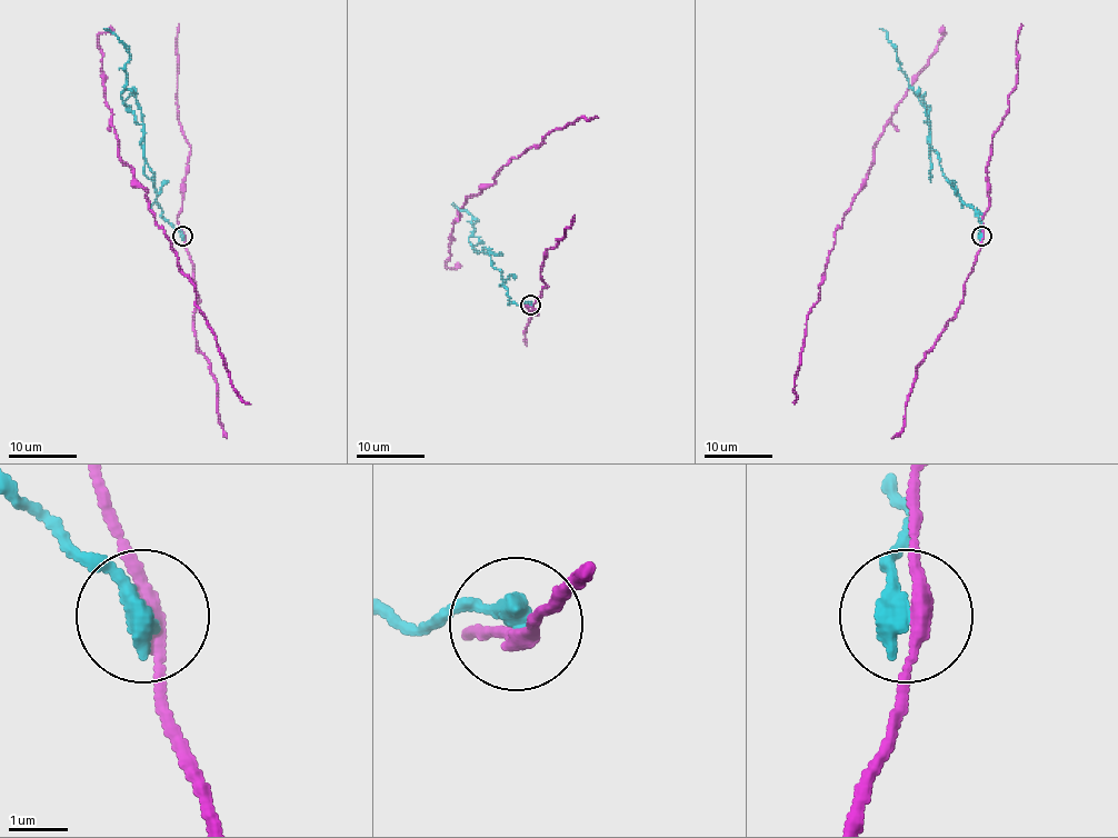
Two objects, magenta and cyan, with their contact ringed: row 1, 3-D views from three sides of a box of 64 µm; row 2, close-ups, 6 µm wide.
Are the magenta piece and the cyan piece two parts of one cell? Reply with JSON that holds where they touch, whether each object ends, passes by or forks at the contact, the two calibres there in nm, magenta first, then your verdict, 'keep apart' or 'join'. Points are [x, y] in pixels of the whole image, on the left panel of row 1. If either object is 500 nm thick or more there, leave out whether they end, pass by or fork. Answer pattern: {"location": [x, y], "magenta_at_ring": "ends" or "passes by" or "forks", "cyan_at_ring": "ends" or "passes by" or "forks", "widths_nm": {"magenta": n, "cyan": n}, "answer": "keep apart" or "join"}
{"location": [182, 236], "magenta_at_ring": "passes by", "cyan_at_ring": "ends", "widths_nm": {"magenta": 280, "cyan": 420}, "answer": "keep apart"}

